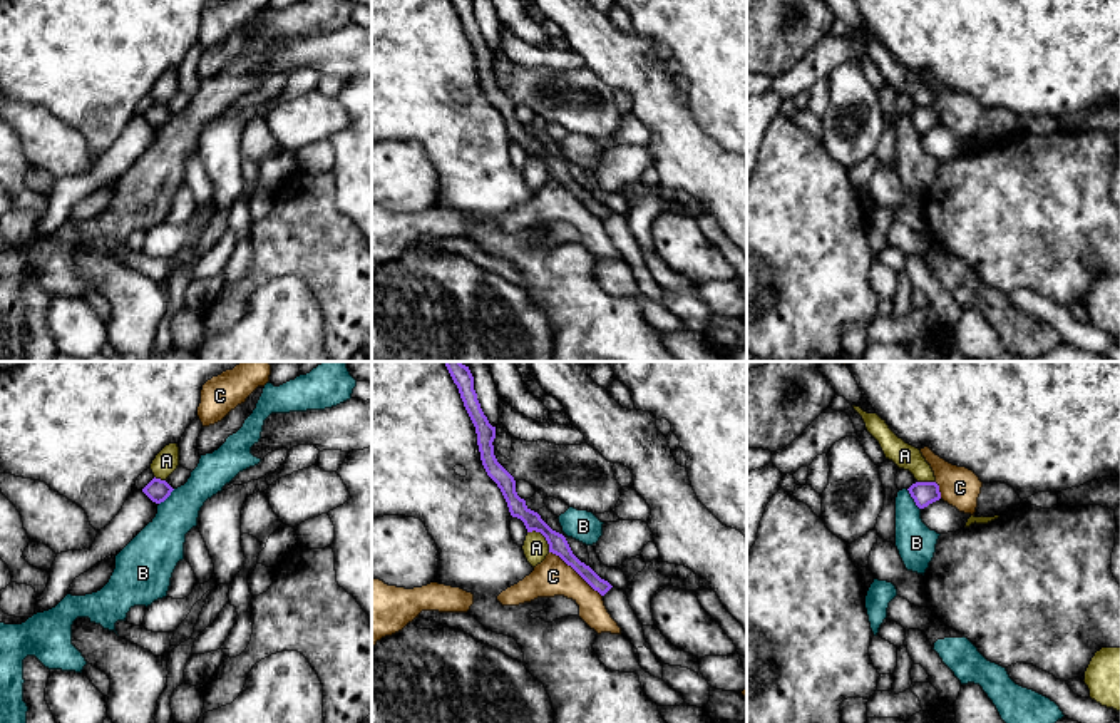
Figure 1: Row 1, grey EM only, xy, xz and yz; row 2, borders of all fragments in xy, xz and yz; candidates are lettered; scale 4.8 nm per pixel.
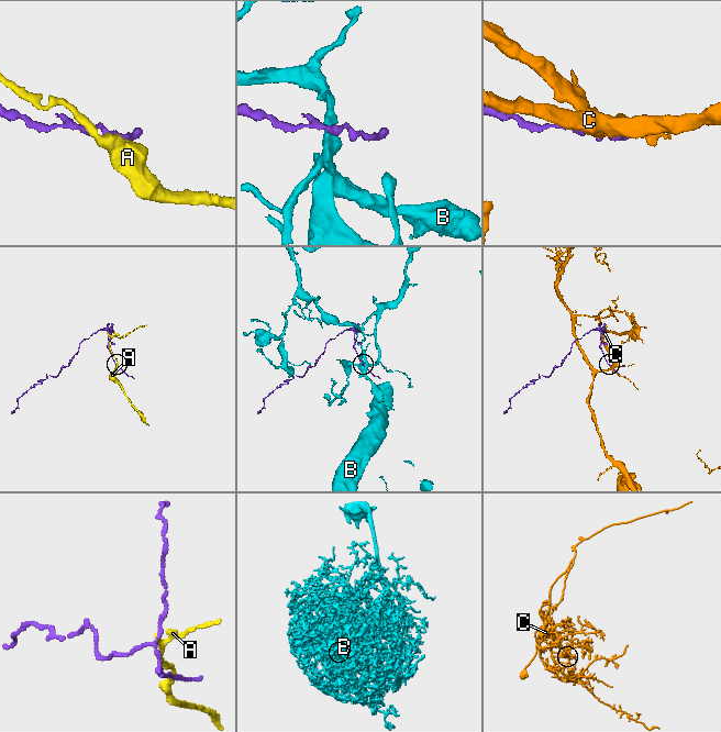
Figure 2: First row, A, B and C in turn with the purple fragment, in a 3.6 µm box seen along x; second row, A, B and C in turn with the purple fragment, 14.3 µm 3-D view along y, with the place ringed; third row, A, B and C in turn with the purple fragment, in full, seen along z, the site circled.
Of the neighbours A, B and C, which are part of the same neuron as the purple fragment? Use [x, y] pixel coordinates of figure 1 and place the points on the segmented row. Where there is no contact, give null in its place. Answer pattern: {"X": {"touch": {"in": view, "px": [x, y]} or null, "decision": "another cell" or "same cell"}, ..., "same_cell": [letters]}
{"A": {"touch": {"in": "xz", "px": [543, 534]}, "decision": "another cell"}, "B": {"touch": {"in": "yz", "px": [913, 497]}, "decision": "another cell"}, "C": {"touch": {"in": "xz", "px": [576, 571]}, "decision": "another cell"}, "same_cell": []}

